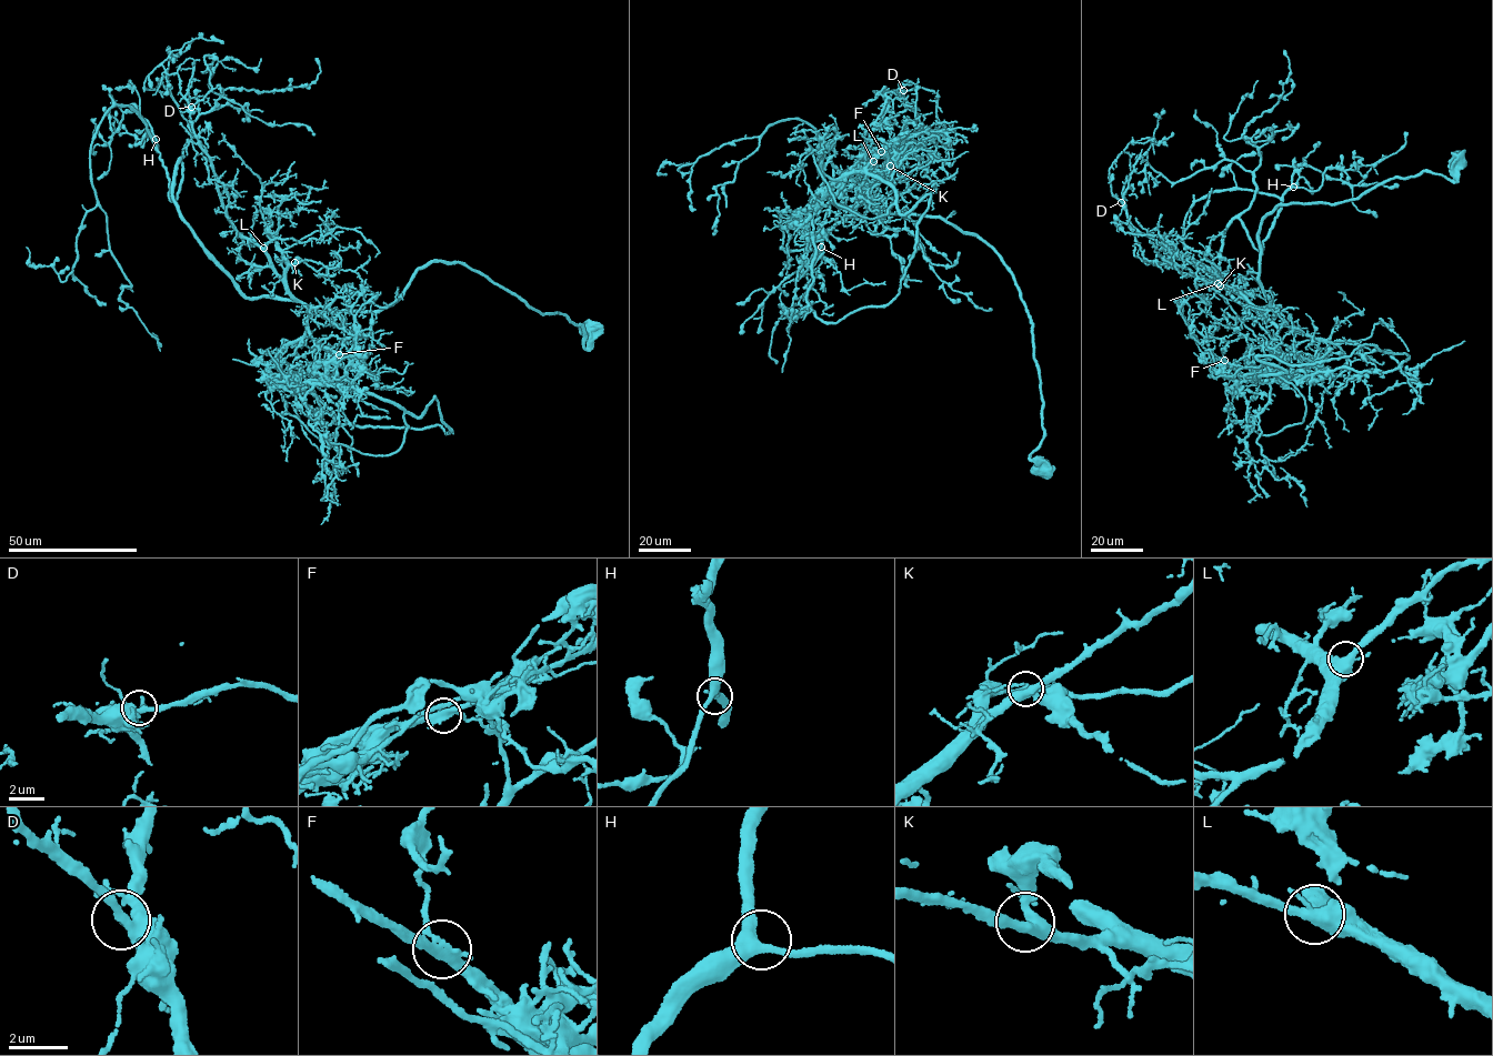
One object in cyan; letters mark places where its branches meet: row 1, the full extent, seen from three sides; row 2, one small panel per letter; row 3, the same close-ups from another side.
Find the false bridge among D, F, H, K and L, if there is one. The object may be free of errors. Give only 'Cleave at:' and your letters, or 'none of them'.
Cleave at: F

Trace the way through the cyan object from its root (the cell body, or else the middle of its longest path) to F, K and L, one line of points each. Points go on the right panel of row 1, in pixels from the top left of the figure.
F: (1460, 160), (1455, 181), (1425, 171), (1358, 198), (1268, 212), (1258, 277), (1276, 335), (1240, 337), (1224, 360)
K: (1460, 160), (1455, 181), (1425, 171), (1334, 203), (1280, 204), (1258, 235), (1271, 304), (1220, 285)
L: (1460, 160), (1455, 181), (1425, 171), (1358, 198), (1268, 212), (1258, 235), (1266, 310), (1218, 283)

